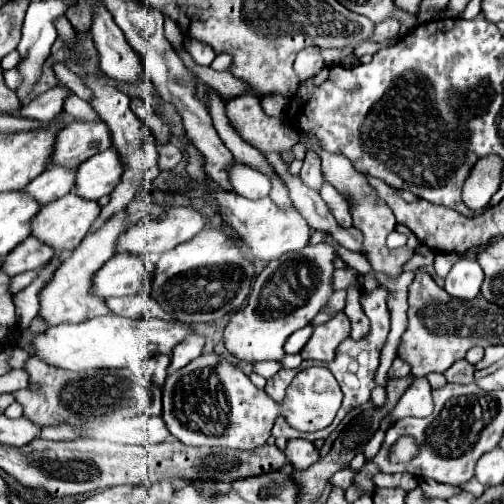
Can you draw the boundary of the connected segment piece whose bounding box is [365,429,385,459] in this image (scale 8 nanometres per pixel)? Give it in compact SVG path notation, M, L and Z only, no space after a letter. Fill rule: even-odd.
M379 429L371 438L371 441L367 443L367 447L365 447L365 457L367 457L367 459L369 459L369 457L373 457L373 455L381 449L384 438L385 432Z

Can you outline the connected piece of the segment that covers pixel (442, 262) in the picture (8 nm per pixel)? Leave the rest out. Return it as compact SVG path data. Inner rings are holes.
M437 253L435 255L435 271L437 271L437 275L445 277L455 261L457 261L457 253Z

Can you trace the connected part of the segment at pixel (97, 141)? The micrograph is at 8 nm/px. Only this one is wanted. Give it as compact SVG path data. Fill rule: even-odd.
M75 119L73 123L65 125L57 135L55 157L51 165L61 163L61 165L77 167L83 161L87 161L93 153L101 153L111 145L113 145L113 139L111 139L109 127L101 119L95 119L95 121Z

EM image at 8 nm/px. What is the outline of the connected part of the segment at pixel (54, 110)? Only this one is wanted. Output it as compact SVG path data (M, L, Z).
M53 87L47 93L39 95L37 99L29 101L27 105L21 105L11 115L35 119L35 121L41 121L41 123L49 123L57 113L63 111L63 101L65 101L67 93L69 93L67 87Z

